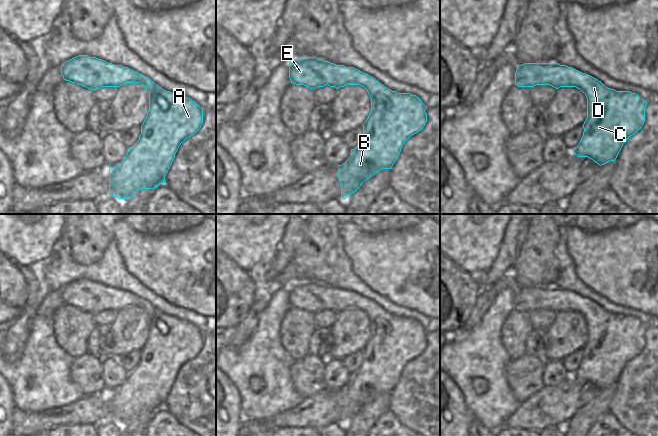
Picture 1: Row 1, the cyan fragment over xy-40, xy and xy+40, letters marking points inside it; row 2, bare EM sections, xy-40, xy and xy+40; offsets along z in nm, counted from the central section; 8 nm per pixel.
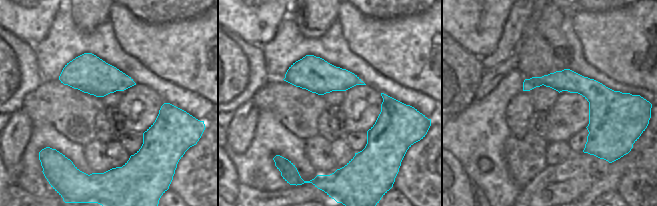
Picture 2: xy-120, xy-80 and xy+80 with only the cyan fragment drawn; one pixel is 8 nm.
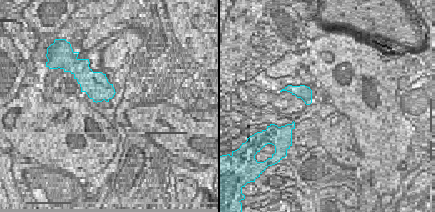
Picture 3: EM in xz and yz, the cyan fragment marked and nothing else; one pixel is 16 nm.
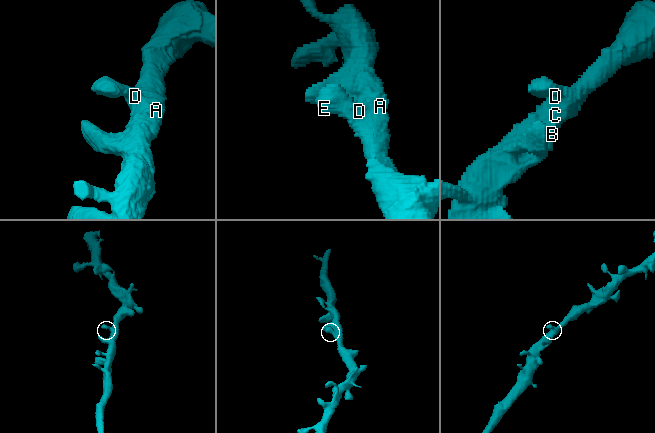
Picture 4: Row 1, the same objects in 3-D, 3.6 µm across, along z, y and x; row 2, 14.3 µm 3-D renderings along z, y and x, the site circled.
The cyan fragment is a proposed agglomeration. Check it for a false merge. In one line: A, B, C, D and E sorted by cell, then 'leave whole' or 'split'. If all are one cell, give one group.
groups A B C D E; leave whole

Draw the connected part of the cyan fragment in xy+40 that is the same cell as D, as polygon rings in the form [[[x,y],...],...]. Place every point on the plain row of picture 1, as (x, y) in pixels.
[[[524,287],[517,289],[515,309],[534,311],[550,309],[576,311],[587,322],[584,356],[573,376],[588,381],[598,389],[615,385],[623,368],[645,346],[647,326],[636,317],[616,315],[598,303],[558,287]]]

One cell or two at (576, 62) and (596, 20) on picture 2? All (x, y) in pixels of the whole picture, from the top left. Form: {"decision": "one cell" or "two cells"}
{"decision": "two cells"}

